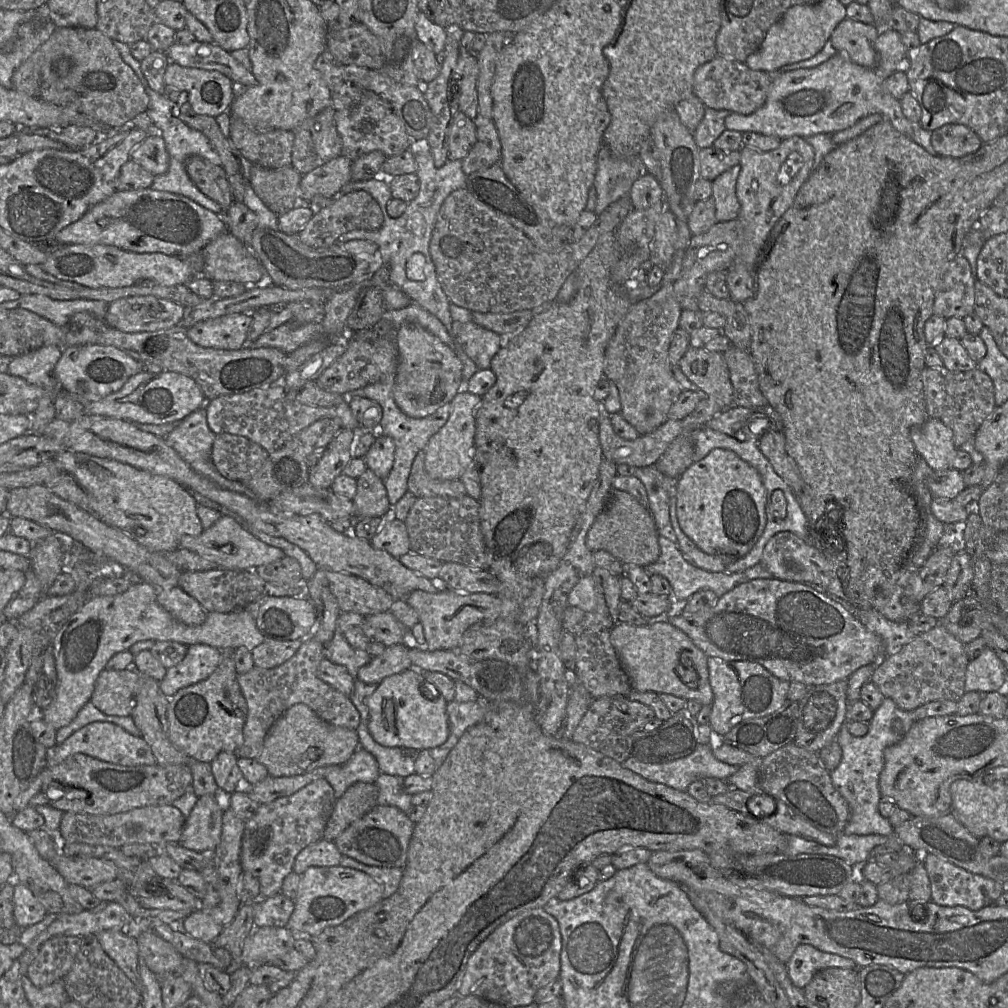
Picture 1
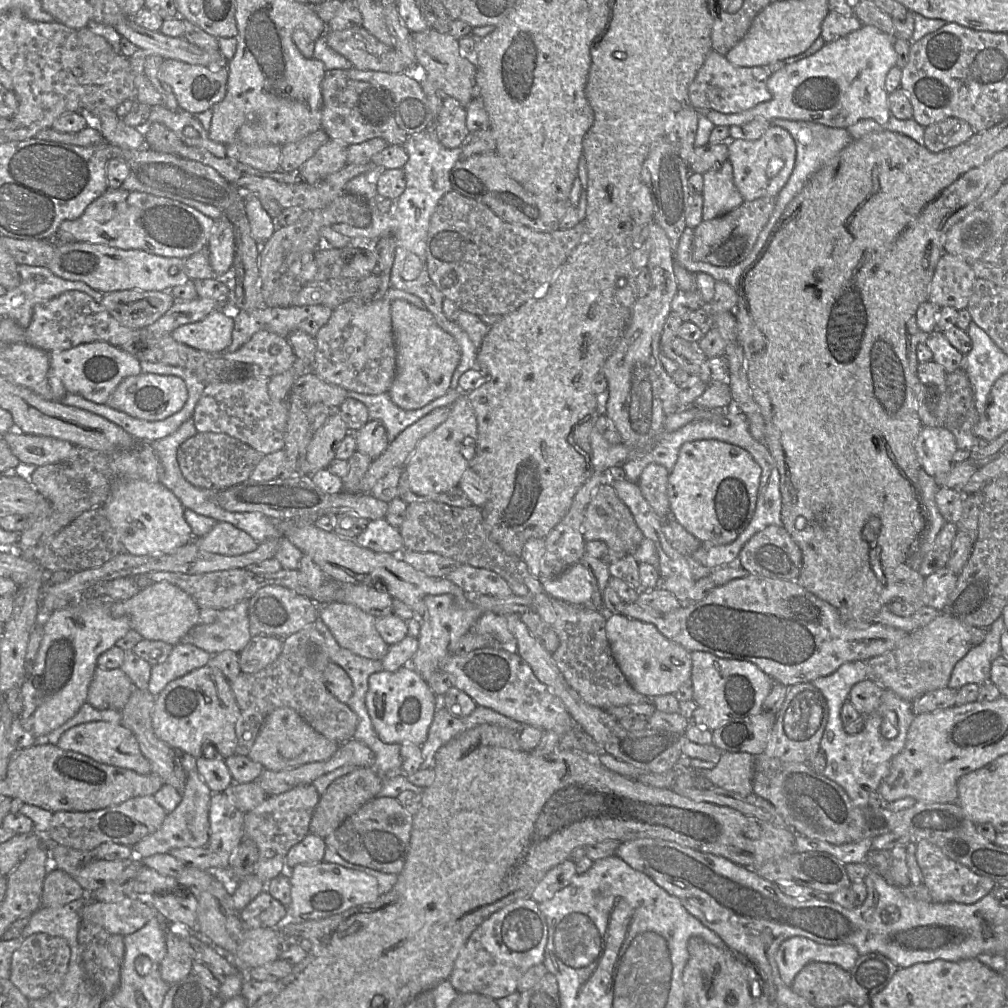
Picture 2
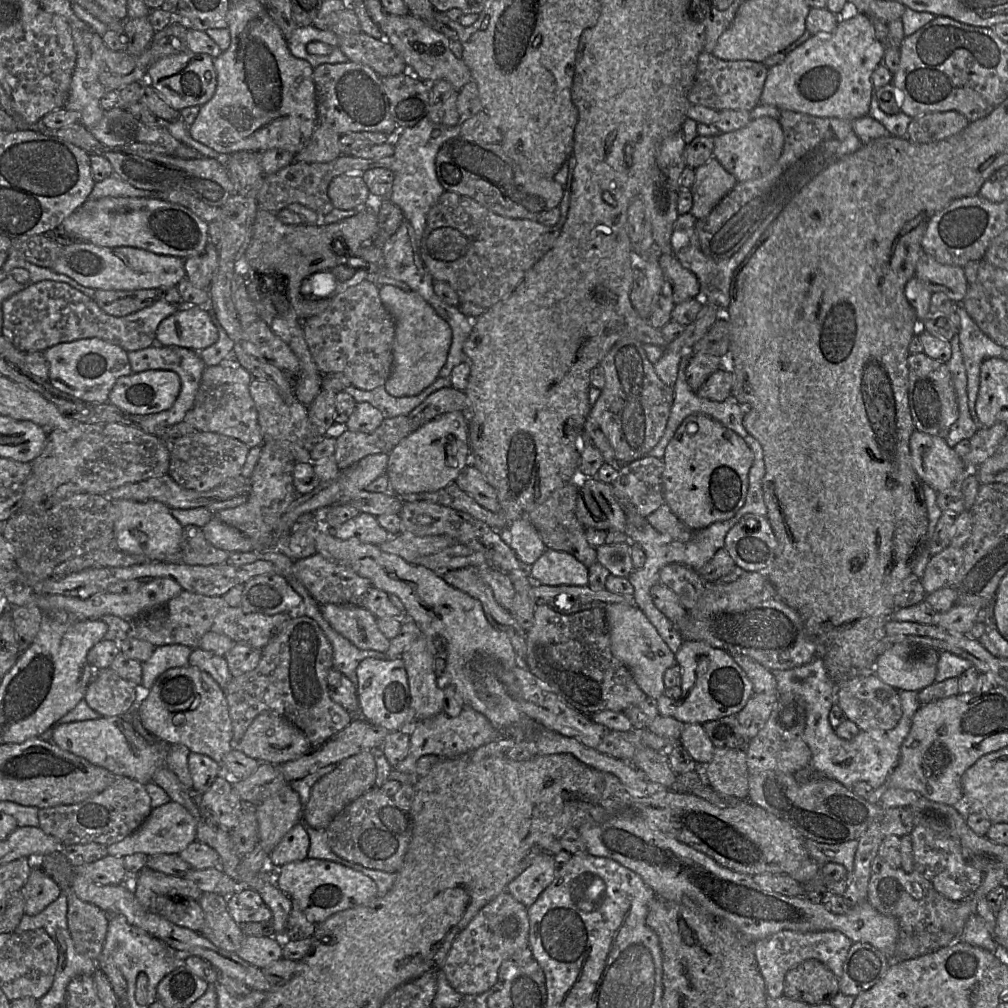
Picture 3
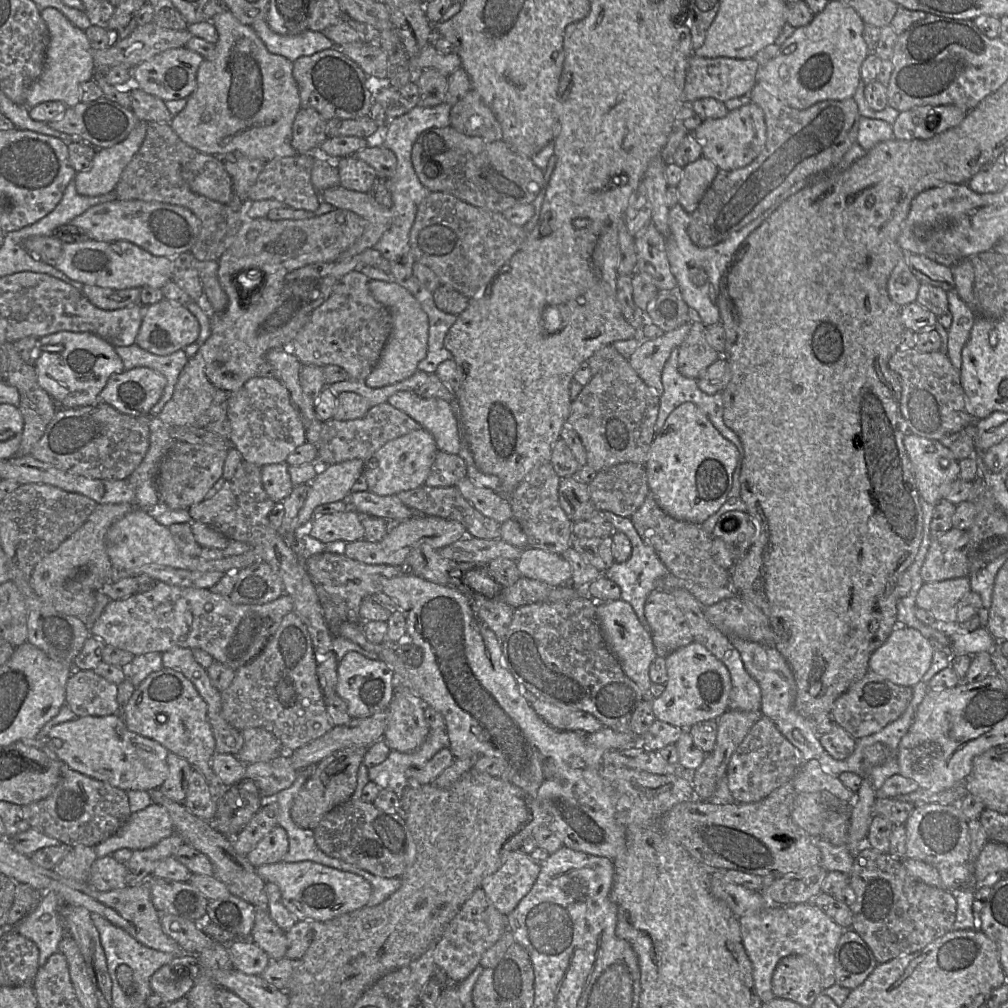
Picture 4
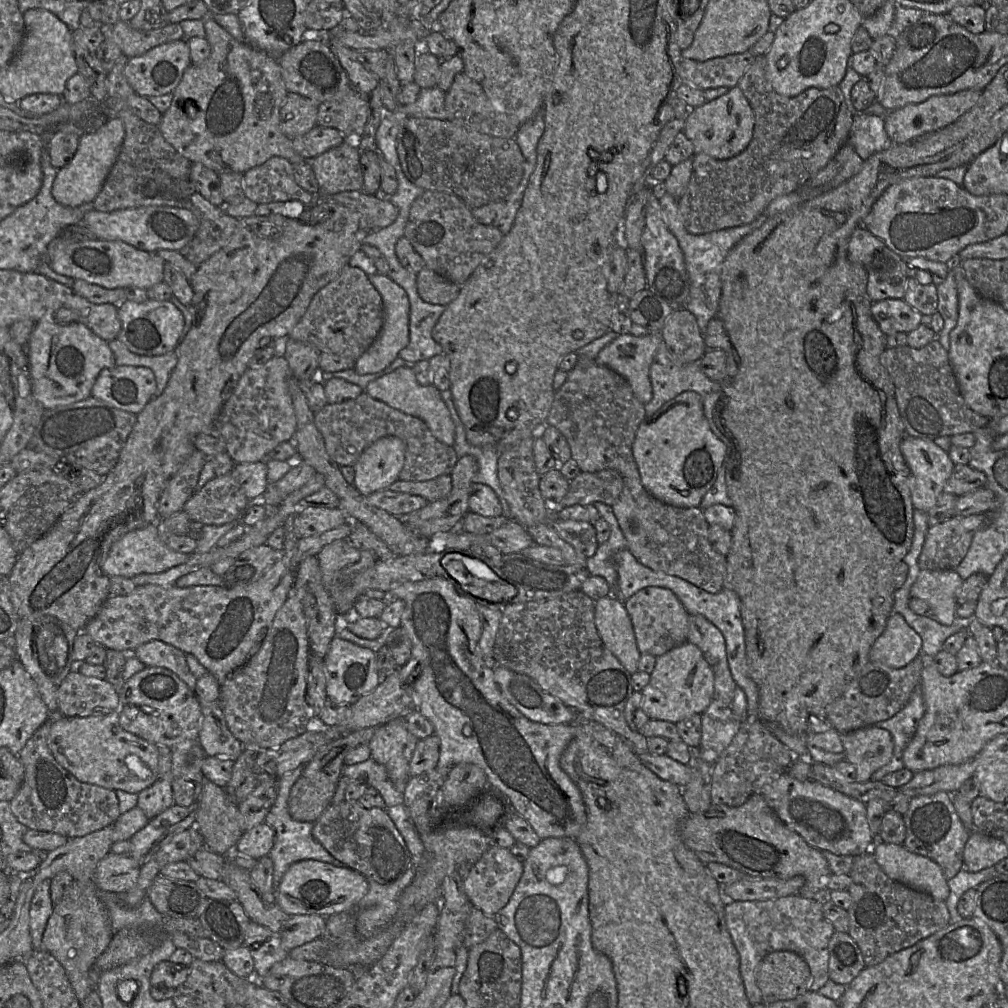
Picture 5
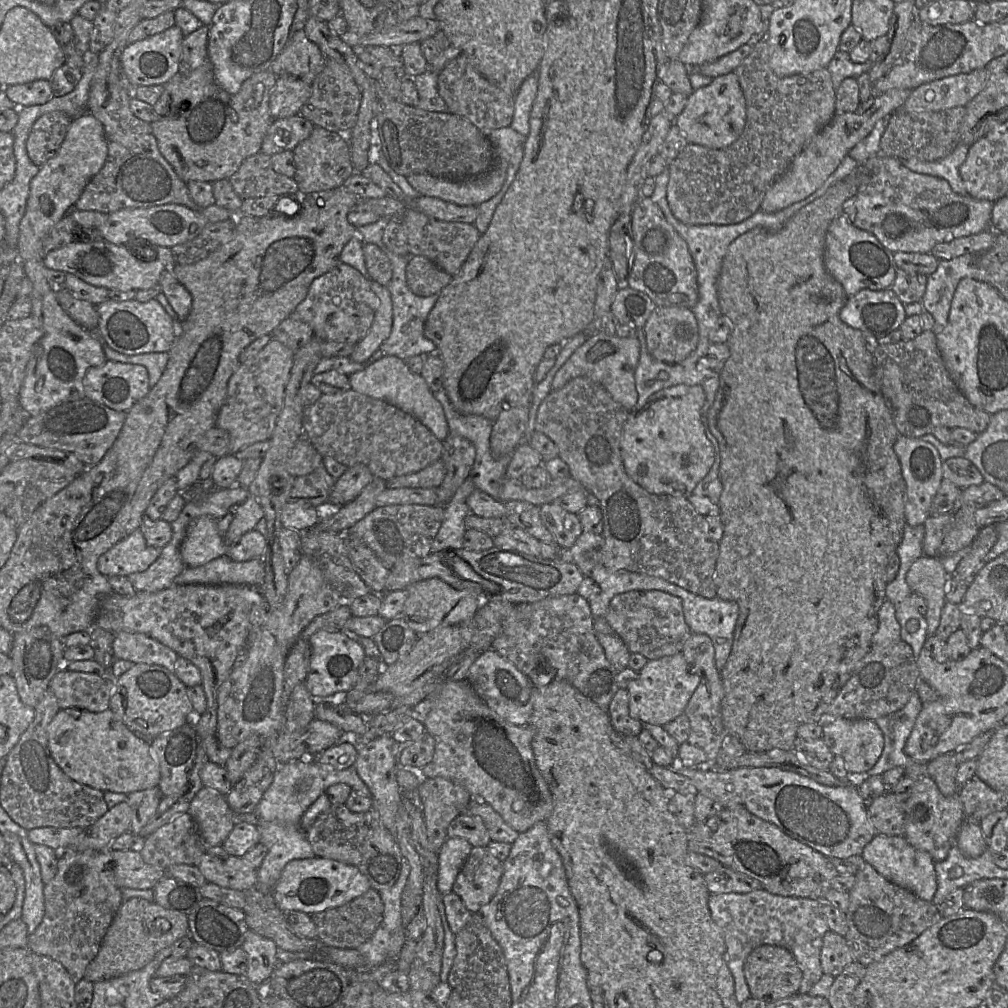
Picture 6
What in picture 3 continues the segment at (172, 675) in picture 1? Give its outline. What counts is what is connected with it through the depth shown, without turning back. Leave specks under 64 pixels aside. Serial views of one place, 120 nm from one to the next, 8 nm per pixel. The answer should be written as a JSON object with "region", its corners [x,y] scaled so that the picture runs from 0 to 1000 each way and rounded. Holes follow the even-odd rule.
{"region":[[[177,639],[156,642],[151,651],[141,658],[139,686],[141,688],[147,686],[154,675],[164,666],[187,661],[190,646],[191,643]]]}

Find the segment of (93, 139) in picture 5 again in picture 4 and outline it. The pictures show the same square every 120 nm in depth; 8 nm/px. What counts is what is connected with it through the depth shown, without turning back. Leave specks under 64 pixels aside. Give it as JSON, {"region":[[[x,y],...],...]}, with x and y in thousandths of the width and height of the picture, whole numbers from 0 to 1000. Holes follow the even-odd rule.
{"region":[[[140,121],[120,142],[95,148],[90,166],[73,176],[77,192],[94,195],[113,189],[124,166],[139,148],[145,126],[146,123]]]}

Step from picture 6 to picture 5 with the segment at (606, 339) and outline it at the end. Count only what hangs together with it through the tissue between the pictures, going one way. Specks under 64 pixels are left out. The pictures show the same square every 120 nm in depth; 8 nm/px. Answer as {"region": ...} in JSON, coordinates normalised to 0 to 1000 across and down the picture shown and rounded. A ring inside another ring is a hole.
{"region":[[[655,328],[638,333],[615,331],[592,351],[590,358],[619,374],[630,394],[641,401],[647,395],[645,363],[656,338]]]}

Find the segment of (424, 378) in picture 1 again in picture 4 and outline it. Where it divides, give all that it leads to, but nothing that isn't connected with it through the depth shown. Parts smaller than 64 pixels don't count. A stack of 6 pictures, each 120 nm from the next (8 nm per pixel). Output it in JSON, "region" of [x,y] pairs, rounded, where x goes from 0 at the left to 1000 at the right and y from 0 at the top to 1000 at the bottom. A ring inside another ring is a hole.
{"region":[[[367,278],[369,294],[387,310],[389,326],[379,347],[375,360],[363,376],[369,385],[378,385],[398,379],[408,374],[416,365],[415,361],[423,354],[425,347],[426,318],[414,297],[394,280]]]}

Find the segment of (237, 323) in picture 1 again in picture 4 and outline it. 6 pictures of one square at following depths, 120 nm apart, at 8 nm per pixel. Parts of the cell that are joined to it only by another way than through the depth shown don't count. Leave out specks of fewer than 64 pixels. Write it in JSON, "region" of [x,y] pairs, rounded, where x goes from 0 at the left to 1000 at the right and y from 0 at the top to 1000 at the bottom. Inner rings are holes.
{"region":[[[163,296],[156,301],[142,304],[142,316],[134,338],[141,346],[164,353],[183,346],[196,337],[197,319],[184,303]]]}

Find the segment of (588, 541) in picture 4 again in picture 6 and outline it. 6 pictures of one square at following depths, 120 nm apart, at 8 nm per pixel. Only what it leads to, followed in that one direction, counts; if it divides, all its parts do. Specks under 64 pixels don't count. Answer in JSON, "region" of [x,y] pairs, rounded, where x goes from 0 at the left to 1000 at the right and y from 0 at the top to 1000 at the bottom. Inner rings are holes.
{"region":[[[550,498],[535,502],[536,514],[548,530],[551,538],[559,545],[568,543],[578,528],[574,513],[565,509]]]}

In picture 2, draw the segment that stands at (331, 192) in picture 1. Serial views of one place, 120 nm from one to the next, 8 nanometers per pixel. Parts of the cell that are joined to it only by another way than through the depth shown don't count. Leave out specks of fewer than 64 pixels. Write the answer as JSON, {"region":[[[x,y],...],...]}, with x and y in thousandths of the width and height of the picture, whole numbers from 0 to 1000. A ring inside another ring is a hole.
{"region":[[[327,138],[300,163],[296,173],[302,180],[310,183],[337,170],[343,163],[343,146],[337,141]]]}

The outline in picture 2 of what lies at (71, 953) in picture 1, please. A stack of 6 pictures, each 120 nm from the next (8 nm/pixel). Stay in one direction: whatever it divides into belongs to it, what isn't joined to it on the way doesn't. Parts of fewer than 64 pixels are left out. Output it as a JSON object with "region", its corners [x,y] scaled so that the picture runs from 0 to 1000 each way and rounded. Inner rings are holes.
{"region":[[[43,926],[30,928],[12,946],[9,972],[28,992],[41,991],[61,976],[68,951],[69,940],[64,932]]]}

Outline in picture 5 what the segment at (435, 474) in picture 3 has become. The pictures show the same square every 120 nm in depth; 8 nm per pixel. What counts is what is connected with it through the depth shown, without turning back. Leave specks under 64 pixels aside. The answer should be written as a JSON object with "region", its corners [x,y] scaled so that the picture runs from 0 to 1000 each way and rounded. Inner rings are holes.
{"region":[[[383,433],[368,440],[351,461],[350,482],[360,492],[385,485],[396,476],[402,446],[401,438],[394,433]]]}

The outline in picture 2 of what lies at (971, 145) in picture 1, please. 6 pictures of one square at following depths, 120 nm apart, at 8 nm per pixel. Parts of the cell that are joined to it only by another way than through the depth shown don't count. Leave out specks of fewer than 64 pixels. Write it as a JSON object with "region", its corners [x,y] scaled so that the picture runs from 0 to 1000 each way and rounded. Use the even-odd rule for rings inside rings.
{"region":[[[939,117],[918,126],[917,145],[925,151],[933,151],[954,143],[966,133],[958,120]]]}

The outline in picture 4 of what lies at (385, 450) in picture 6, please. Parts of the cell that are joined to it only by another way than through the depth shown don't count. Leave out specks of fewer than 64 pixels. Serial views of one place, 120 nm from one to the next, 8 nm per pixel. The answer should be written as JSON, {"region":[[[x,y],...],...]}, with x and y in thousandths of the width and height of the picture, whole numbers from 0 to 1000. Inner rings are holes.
{"region":[[[385,399],[369,403],[364,411],[351,417],[334,417],[329,415],[319,419],[318,438],[315,441],[315,459],[318,462],[338,459],[349,455],[366,455],[384,438],[418,426],[416,419]],[[436,446],[422,480],[425,482],[450,482],[463,472],[463,462],[455,450]]]}

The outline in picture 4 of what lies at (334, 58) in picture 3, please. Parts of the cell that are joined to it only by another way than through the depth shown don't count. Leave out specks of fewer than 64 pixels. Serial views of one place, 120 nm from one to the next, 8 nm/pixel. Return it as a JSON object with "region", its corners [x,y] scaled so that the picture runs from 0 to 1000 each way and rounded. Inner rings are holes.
{"region":[[[251,19],[250,23],[238,22],[252,29],[267,52],[289,61],[299,56],[308,56],[319,50],[335,47],[320,32],[305,29],[296,35],[279,35],[270,31],[261,21]]]}

